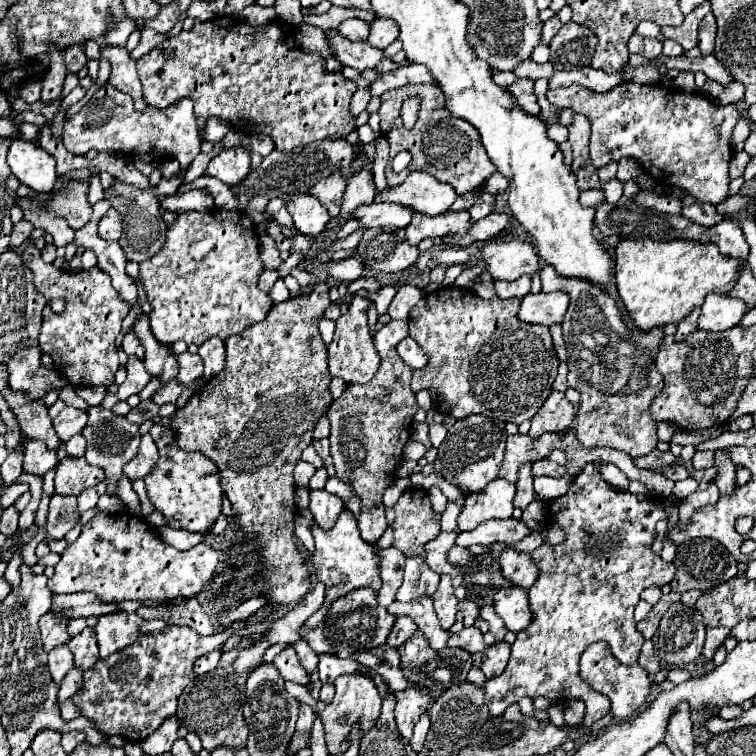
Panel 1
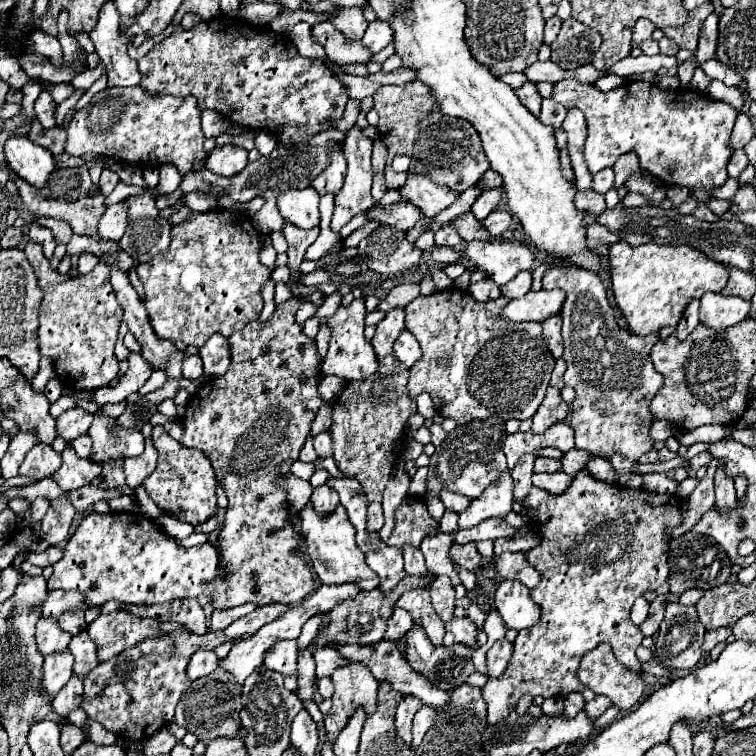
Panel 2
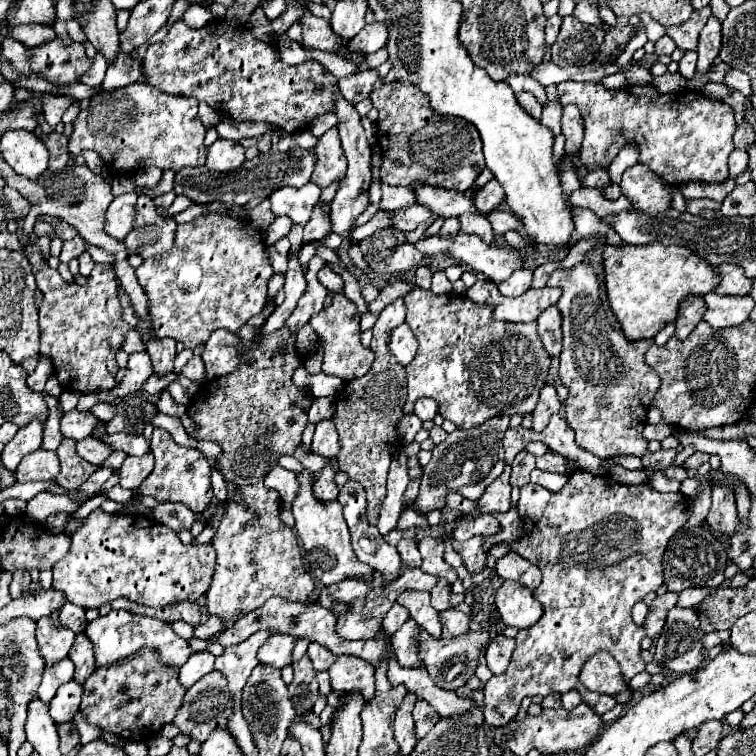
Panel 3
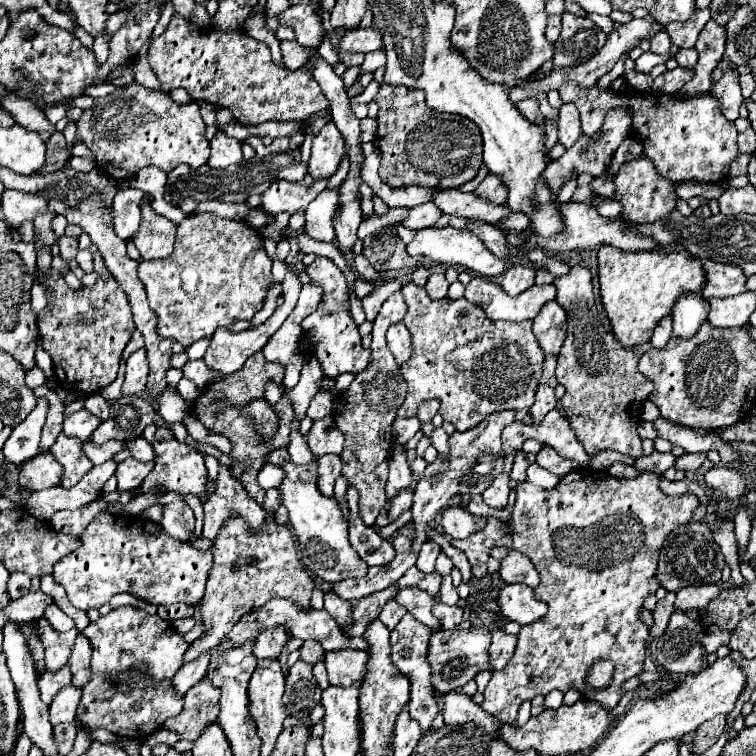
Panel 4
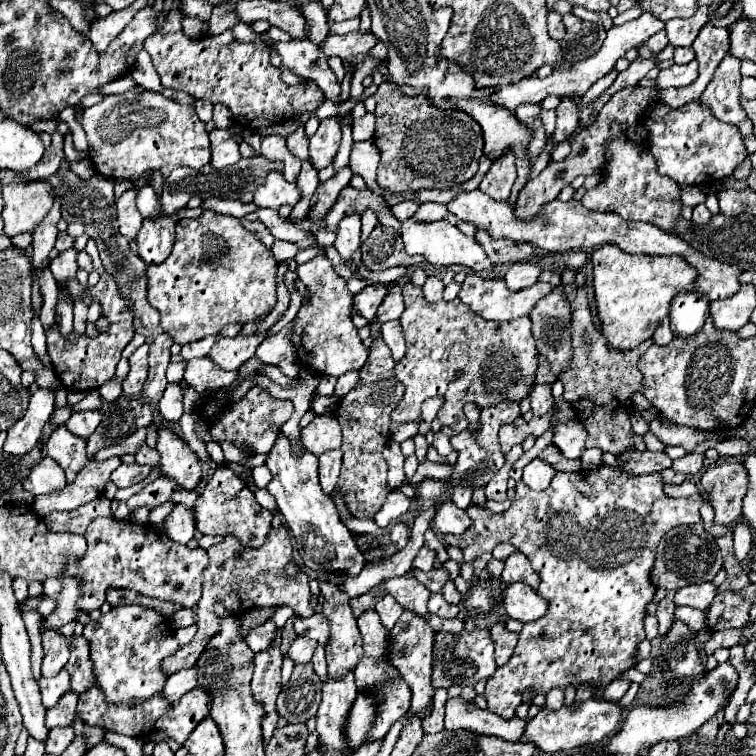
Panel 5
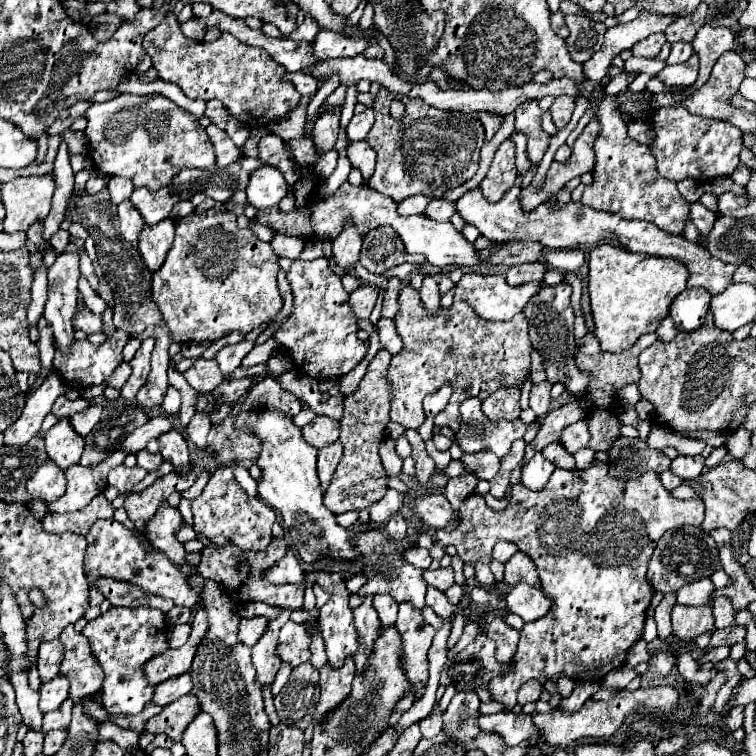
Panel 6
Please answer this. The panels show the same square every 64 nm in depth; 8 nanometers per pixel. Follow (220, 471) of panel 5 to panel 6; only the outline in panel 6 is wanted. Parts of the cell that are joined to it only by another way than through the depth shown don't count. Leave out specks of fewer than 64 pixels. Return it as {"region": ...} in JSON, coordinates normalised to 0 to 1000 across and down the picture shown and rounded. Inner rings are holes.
{"region":[[[304,616],[283,619],[270,651],[254,661],[254,683],[257,683],[254,698],[265,709],[272,709],[272,712],[296,709],[304,714],[304,720],[331,730],[344,730],[354,725],[354,720],[360,717],[357,701],[360,701],[360,693],[365,690],[365,677],[354,667],[349,667],[344,659],[328,656],[315,643]]]}

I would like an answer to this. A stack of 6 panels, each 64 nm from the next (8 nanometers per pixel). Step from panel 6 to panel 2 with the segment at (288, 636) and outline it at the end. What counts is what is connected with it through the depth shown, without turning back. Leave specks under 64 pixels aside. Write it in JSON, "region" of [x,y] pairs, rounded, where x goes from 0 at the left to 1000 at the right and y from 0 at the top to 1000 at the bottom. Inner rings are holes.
{"region":[[[426,854],[426,857],[413,857],[413,868],[418,876],[418,894],[439,894],[442,884],[455,881],[460,873],[455,868],[450,868],[442,857],[437,854]]]}

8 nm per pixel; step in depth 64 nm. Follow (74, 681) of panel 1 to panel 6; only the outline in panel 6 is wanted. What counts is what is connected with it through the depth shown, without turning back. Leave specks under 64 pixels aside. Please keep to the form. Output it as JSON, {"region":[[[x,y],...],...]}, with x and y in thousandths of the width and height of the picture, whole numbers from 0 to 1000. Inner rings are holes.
{"region":[[[90,923],[74,942],[63,942],[58,944],[58,958],[56,958],[56,968],[66,968],[66,966],[87,966],[93,958],[93,942],[95,942],[98,929]]]}

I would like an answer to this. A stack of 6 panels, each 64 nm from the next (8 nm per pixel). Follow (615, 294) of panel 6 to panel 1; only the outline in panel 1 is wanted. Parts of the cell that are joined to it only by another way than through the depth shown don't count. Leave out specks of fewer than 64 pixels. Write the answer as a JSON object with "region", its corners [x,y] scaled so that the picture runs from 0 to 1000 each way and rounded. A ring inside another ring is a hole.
{"region":[[[820,317],[812,328],[815,341],[815,381],[820,389],[820,397],[825,407],[831,410],[831,418],[839,423],[841,434],[847,437],[862,437],[868,431],[881,429],[897,429],[899,421],[905,421],[918,405],[926,405],[931,392],[944,389],[960,389],[968,384],[974,373],[976,360],[976,344],[968,344],[963,339],[955,339],[950,333],[947,323],[926,323],[926,320],[865,320],[865,317]]]}

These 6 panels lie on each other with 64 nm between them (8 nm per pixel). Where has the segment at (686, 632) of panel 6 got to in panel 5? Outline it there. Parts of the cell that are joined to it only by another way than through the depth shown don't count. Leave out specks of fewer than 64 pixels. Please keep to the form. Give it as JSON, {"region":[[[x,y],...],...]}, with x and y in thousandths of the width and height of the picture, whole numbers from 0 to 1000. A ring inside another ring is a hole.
{"region":[[[897,802],[892,807],[892,817],[905,823],[915,836],[934,833],[934,812],[937,810],[929,810],[929,807],[921,807],[921,804],[905,804],[905,802]]]}

